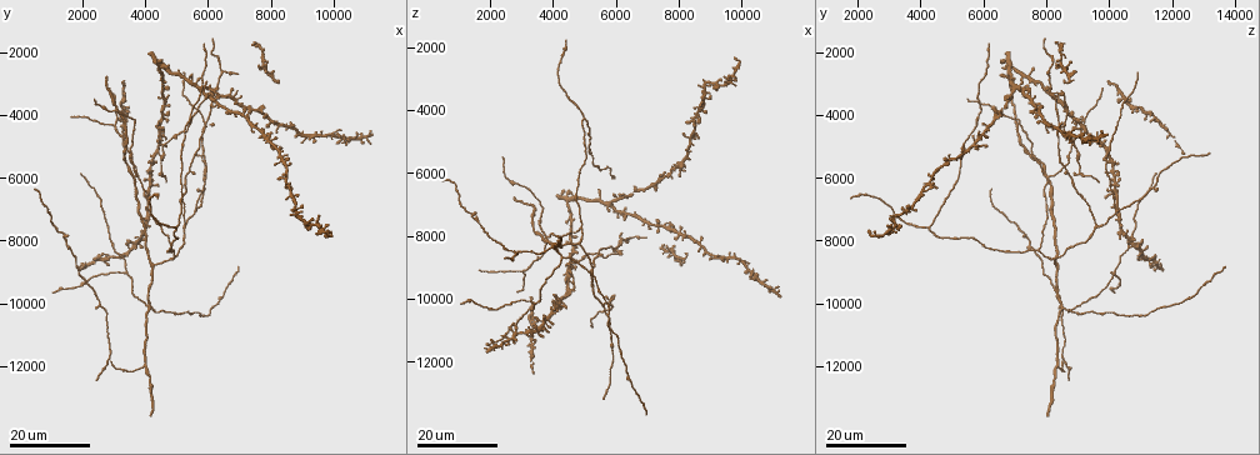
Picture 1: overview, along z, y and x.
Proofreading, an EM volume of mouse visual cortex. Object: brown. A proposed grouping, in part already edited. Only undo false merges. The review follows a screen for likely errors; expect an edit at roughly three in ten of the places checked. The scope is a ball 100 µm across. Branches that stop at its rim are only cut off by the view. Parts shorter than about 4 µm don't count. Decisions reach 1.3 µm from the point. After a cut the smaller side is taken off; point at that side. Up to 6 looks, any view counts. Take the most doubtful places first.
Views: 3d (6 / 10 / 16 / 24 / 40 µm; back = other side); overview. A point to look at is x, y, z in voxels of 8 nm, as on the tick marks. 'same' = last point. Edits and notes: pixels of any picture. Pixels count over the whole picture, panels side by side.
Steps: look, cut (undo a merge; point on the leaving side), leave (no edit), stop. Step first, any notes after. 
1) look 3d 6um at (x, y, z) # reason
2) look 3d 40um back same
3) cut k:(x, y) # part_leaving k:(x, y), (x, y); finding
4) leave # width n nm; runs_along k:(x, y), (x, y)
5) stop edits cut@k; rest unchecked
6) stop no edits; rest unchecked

look 3d 24um at (5600, 7000, 10300)

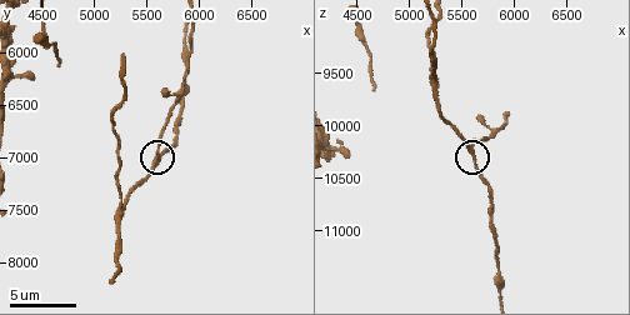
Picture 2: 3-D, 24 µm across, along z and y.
look 3d 10um at (5600, 7040, 10260)

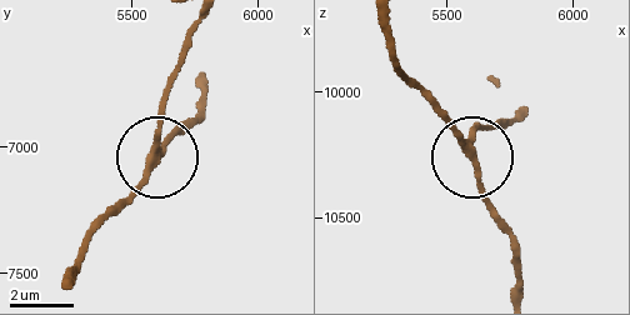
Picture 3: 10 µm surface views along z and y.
leave # width 230 nm; runs_along 3:(388, 24), (399, 73), (463, 145), (509, 239); continuous, no second neuron

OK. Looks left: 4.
look 3d 24um at (4100, 10100, 8500) # branch point

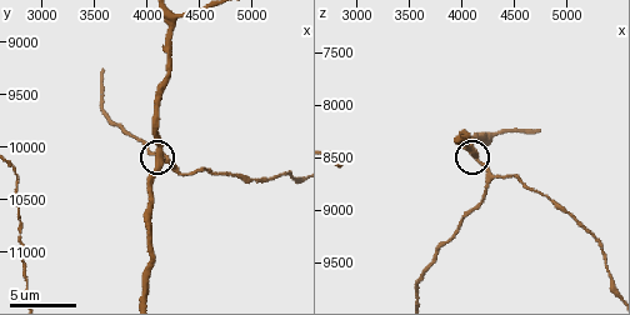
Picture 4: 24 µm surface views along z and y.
look 3d 6um at (4140, 10120, 8480) # closer look

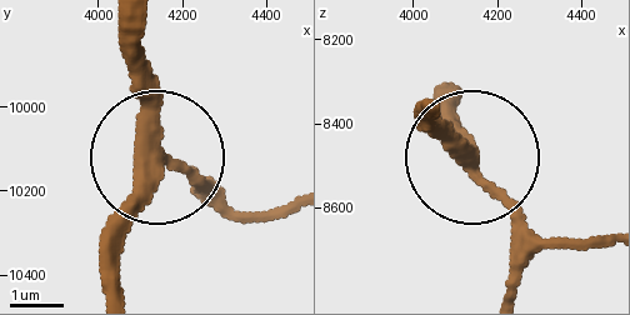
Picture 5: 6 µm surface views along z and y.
leave # runs_along 5:(146, 31), (150, 139), (223, 203); all the same neuron

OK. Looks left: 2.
look 3d 16um at (5900, 3400, 8500) # thick turns thin

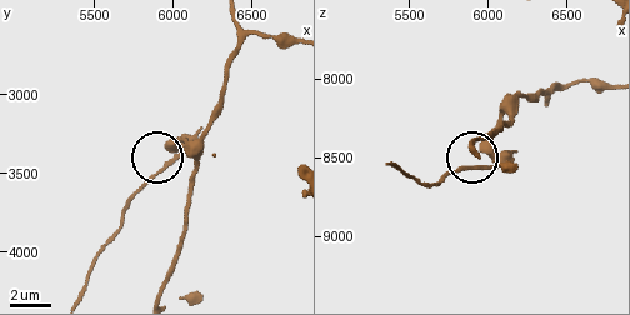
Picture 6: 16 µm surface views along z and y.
look 3d 10um at (5960, 3440, 8540)

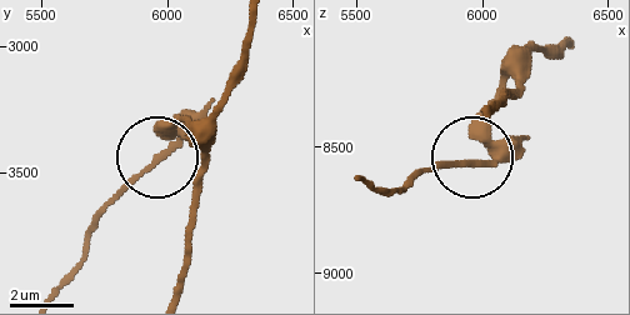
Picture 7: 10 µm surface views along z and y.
cut 7:(154, 166) # part_leaving 7:(490, 146), (483, 160), (434, 163), (401, 191), (364, 179); a second neuron is stuck on

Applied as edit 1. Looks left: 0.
stop edits cut@7; rest unchecked

